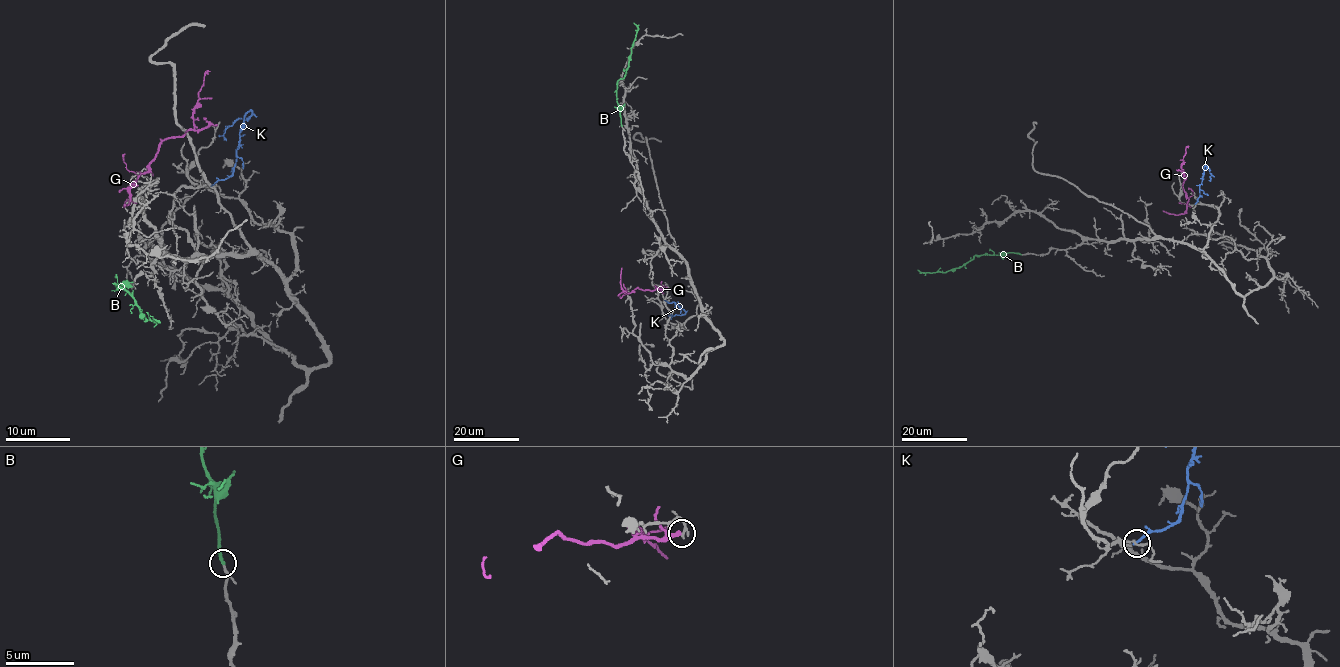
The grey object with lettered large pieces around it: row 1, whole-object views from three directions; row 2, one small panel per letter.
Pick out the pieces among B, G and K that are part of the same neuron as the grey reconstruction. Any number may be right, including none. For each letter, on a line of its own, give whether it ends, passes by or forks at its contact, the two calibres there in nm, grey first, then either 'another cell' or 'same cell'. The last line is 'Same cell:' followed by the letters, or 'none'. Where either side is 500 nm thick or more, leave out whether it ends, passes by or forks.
B: it ends there; 140 nm thick on the grey side, 240 nm on the other; same cell
G: it ends there; 200 nm thick on the grey side, 280 nm on the other; another cell
K: it ends there; 140 nm thick on the grey side, 180 nm on the other; another cell
Same cell: B

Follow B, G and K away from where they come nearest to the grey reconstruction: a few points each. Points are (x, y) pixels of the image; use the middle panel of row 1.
B: (621, 126), (616, 87), (618, 80), (625, 76), (638, 29), (634, 22)
G: (667, 287), (652, 291), (638, 287), (629, 293), (623, 291), (621, 268)
K: (665, 300), (674, 302), (684, 311), (683, 314), (670, 314)

